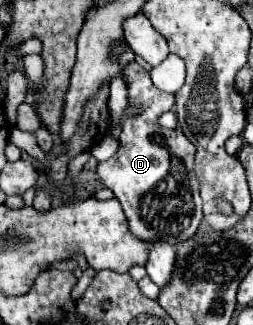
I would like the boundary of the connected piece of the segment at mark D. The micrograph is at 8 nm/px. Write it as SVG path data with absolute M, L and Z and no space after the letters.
M131 62L125 68L125 82L129 88L129 104L137 108L137 114L125 118L119 136L119 150L107 162L97 166L97 176L121 202L133 236L147 242L167 242L175 246L191 240L203 218L203 202L193 170L195 146L187 140L183 130L169 130L157 124L159 114L170 111L175 104L175 96L163 94L155 88L149 72L137 62Z

